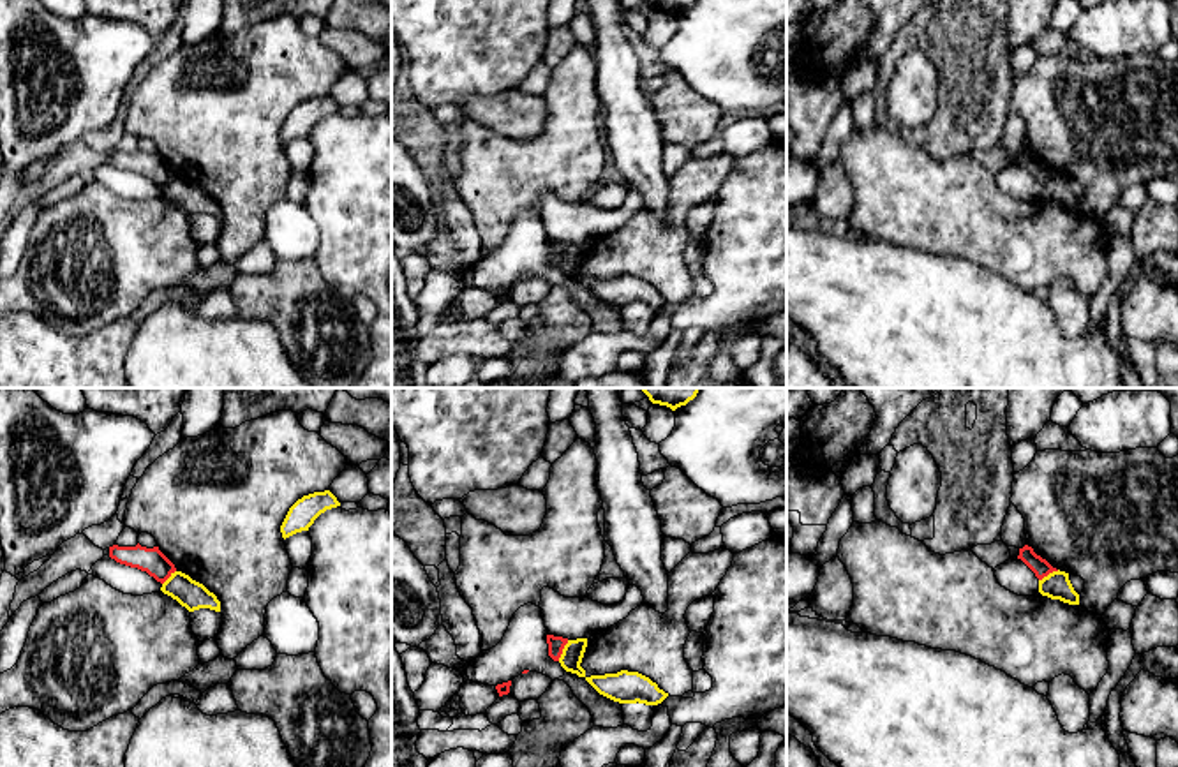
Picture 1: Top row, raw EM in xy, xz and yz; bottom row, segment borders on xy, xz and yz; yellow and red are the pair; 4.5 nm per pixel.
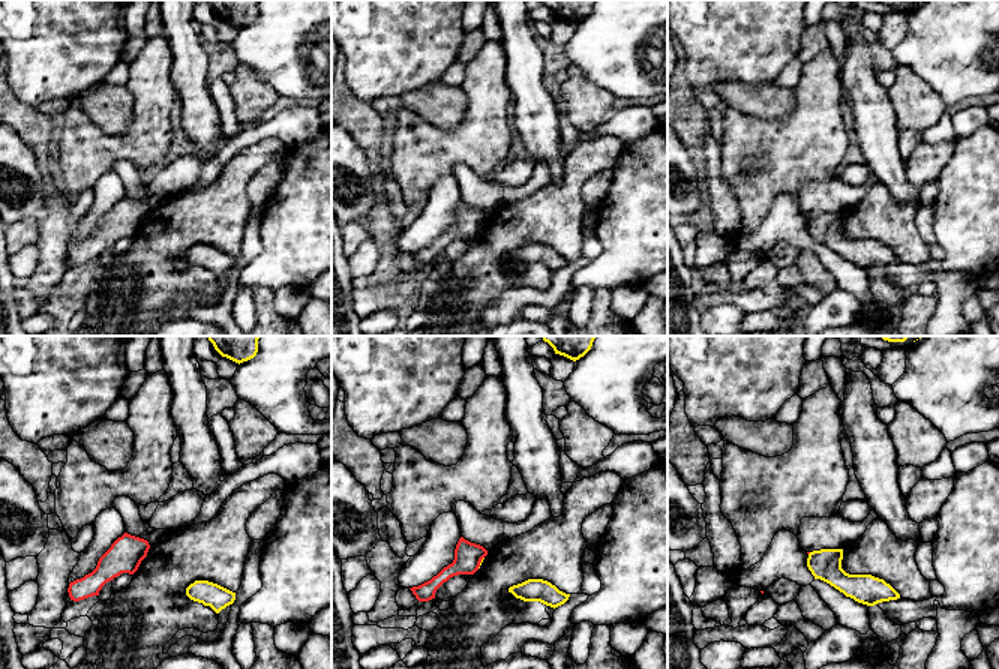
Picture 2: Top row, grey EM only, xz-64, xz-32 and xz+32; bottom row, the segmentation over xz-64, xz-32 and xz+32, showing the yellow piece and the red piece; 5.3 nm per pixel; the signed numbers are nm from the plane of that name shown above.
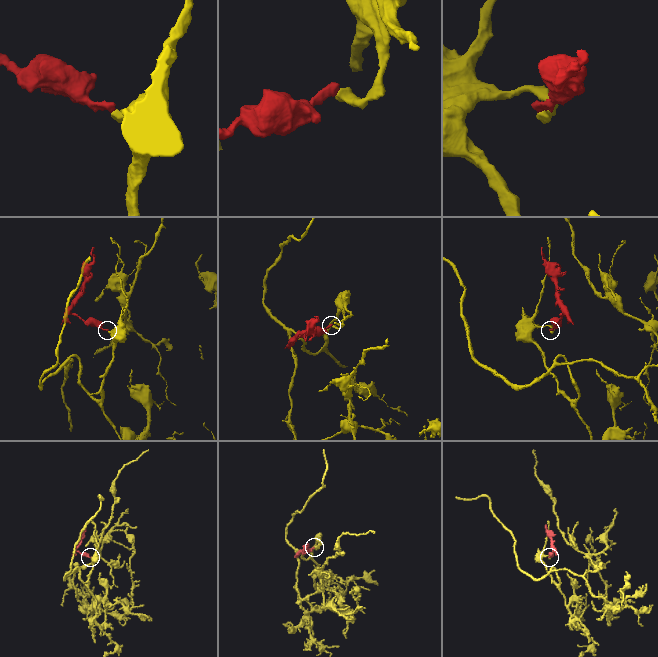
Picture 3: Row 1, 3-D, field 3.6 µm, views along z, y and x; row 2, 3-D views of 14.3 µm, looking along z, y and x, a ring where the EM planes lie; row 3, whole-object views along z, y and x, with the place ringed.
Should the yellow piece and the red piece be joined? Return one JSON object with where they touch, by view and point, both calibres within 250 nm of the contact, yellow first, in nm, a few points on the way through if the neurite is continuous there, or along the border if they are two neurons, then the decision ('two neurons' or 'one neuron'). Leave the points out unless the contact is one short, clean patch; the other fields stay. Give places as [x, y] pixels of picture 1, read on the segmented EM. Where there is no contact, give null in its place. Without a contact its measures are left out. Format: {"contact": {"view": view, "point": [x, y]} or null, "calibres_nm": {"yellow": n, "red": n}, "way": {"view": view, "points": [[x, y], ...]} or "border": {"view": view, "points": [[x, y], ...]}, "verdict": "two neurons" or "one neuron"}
{"contact": {"view": "xz", "point": [563, 651]}, "calibres_nm": {"yellow": 100, "red": 80}, "border": {"view": "xz", "points": [[568, 640], [558, 660]]}, "verdict": "two neurons"}

